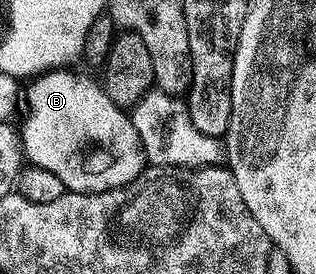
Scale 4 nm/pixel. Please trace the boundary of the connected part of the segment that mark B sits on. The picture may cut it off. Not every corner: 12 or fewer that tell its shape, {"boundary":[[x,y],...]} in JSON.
{"boundary":[[86,74],[25,87],[22,152],[67,191],[147,165],[129,113]]}

